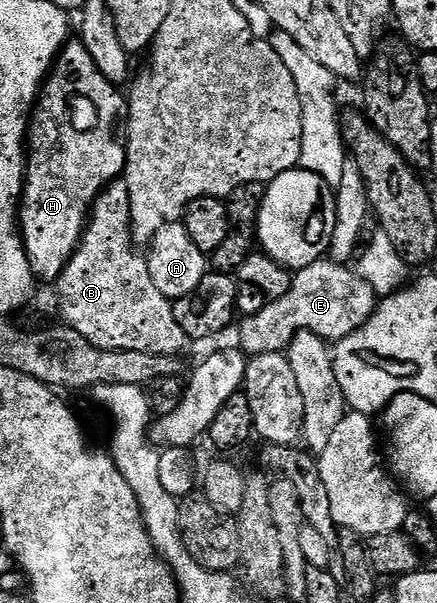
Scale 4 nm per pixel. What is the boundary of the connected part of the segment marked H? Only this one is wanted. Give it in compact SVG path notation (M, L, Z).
M72 40L65 45L60 51L60 56L56 60L54 67L49 73L43 87L42 93L34 107L34 113L30 119L30 139L26 144L28 152L28 172L24 178L24 196L20 205L18 215L18 225L24 239L24 250L28 253L28 258L32 264L32 273L36 275L41 283L52 282L59 283L62 272L66 268L66 264L70 264L70 260L74 256L80 242L84 239L84 229L88 225L88 219L92 213L93 207L96 205L97 198L117 181L128 169L128 131L126 129L126 119L128 116L128 103L125 95L120 95L121 87L115 82L111 82L104 75L95 63L95 58L91 50L84 45L83 41Z

